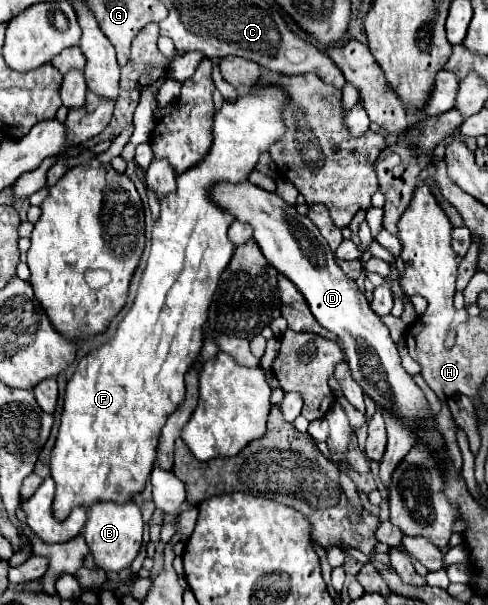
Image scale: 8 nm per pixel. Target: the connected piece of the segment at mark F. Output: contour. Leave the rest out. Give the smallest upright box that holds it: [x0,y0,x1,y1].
[50,89,286,521]

